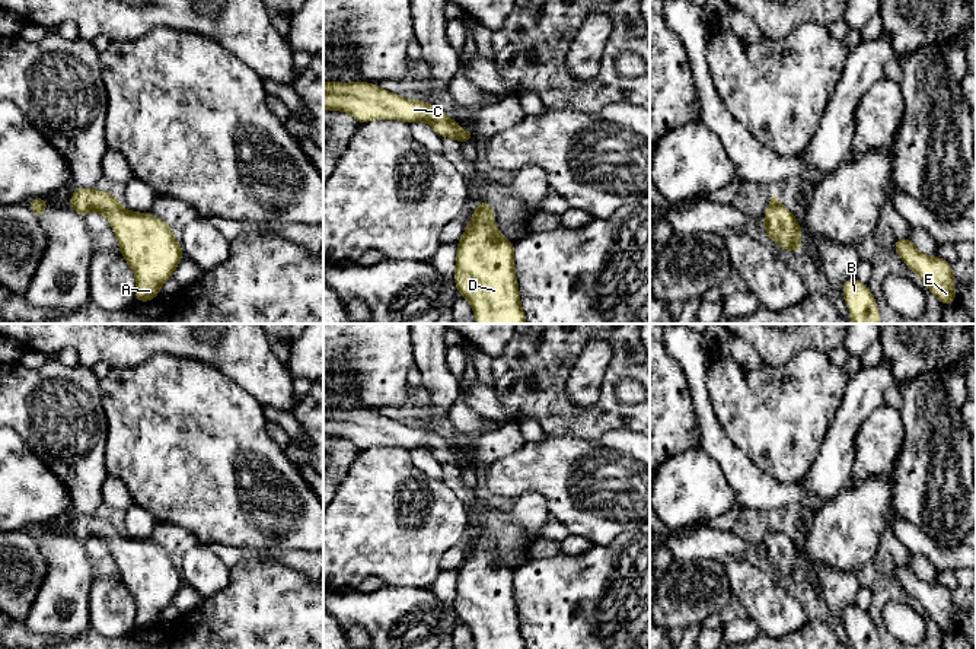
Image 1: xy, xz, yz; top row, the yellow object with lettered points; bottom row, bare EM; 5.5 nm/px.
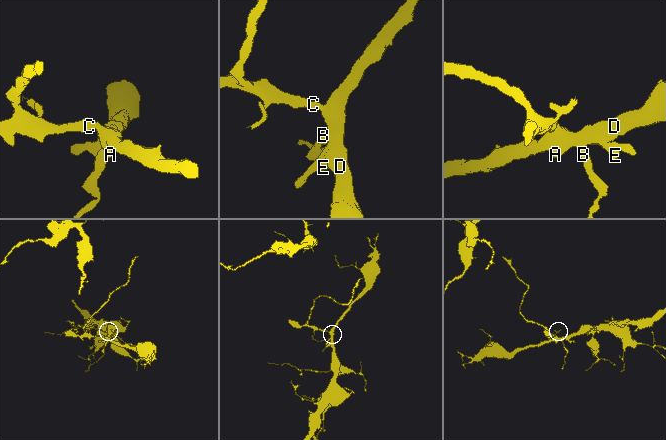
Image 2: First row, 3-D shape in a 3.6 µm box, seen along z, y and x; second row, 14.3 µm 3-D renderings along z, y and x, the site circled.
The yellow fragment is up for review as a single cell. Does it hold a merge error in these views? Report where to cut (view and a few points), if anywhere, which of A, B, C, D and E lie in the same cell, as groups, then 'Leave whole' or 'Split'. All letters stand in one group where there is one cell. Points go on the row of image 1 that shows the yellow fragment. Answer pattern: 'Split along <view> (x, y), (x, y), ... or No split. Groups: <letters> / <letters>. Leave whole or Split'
No split. Groups: A B C D E. Leave whole

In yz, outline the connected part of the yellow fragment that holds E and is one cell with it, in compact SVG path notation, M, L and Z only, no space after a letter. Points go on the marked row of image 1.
M896 239L893 248L900 255L902 261L908 264L928 286L932 295L947 306L956 300L953 265L940 257L929 257L921 254L912 241Z

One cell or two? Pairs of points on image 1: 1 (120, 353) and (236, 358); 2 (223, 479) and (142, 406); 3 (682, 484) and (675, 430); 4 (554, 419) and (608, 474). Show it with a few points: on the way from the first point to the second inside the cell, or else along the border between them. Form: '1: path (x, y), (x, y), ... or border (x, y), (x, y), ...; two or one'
1: path (149, 342), (194, 342), (197, 344), (207, 344); one
2: path (203, 460), (162, 419); one
3: border (699, 447), (675, 452), (664, 461); two
4: border (606, 430), (593, 439), (549, 436); two

